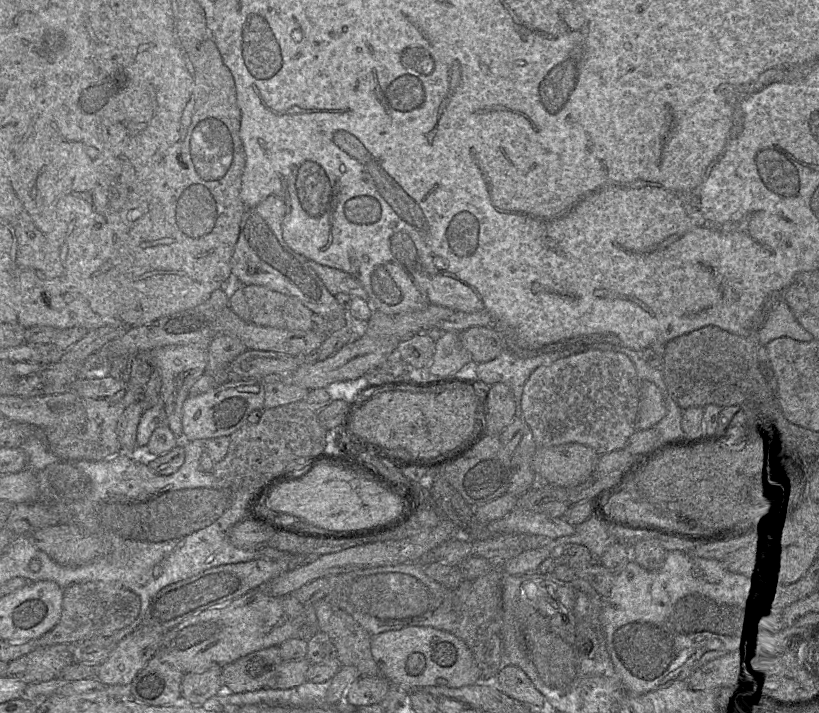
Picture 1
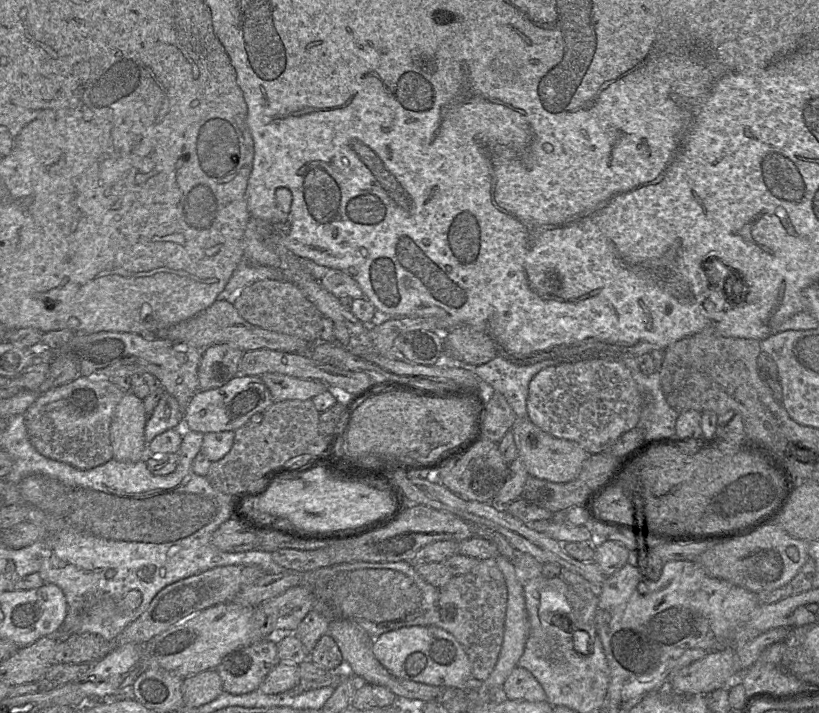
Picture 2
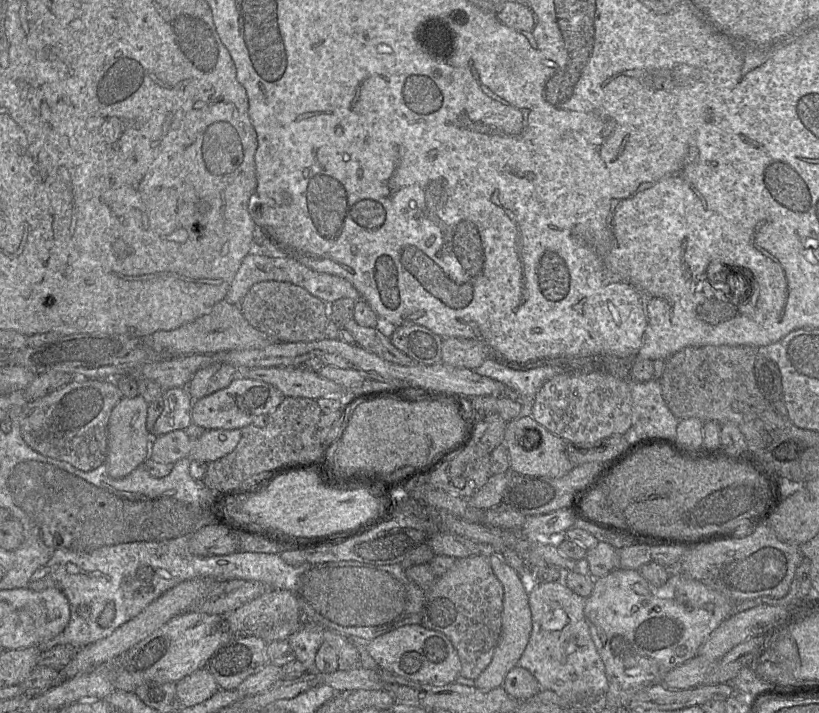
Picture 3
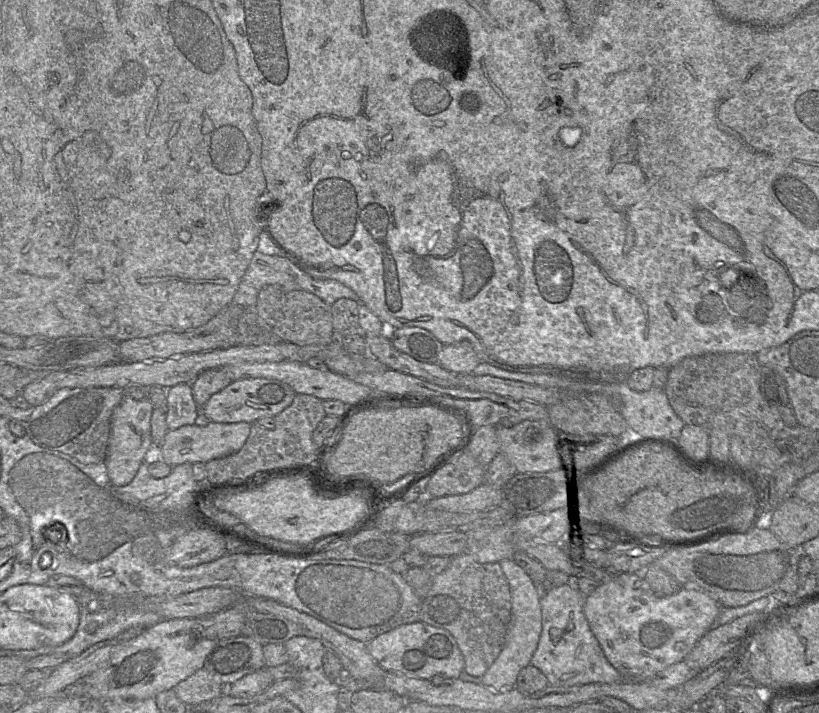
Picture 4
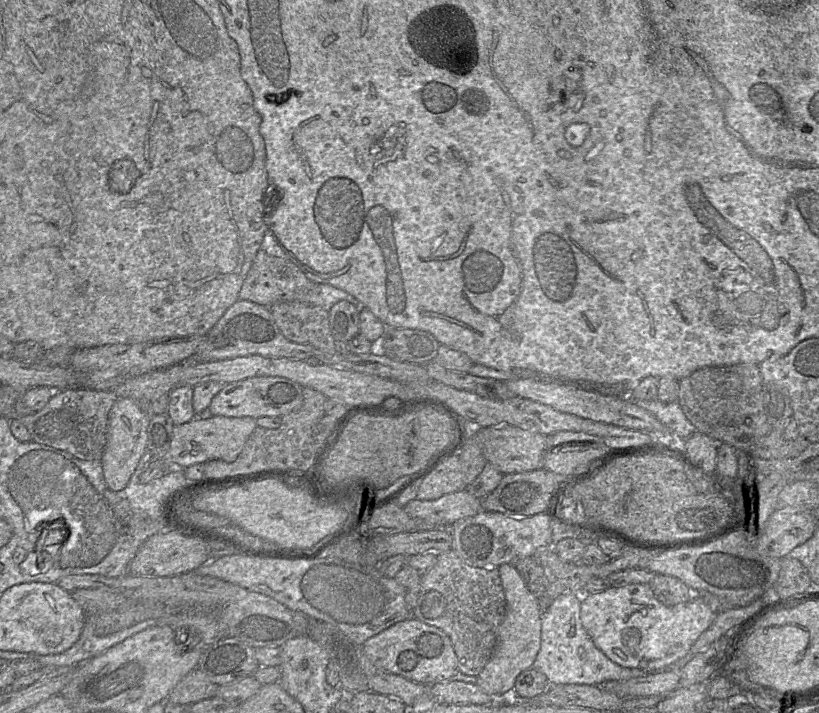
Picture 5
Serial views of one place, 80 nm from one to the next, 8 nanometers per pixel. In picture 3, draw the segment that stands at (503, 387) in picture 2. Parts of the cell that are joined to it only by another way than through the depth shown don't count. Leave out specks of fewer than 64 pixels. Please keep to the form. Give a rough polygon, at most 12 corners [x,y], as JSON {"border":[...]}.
{"border":[[492,358],[474,369],[503,383],[531,416],[544,383],[567,373],[544,366],[515,370]]}

